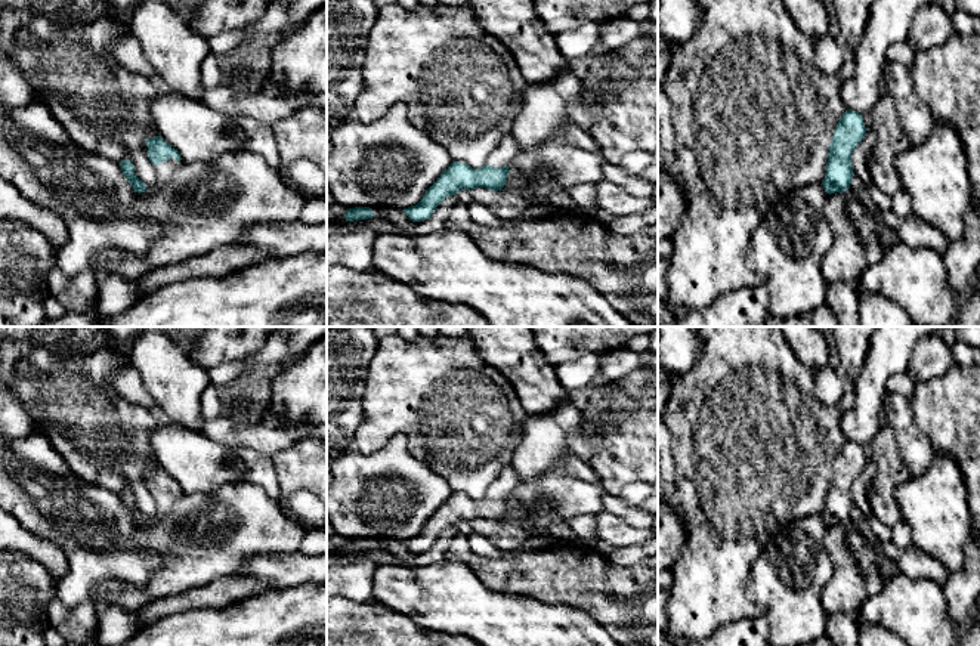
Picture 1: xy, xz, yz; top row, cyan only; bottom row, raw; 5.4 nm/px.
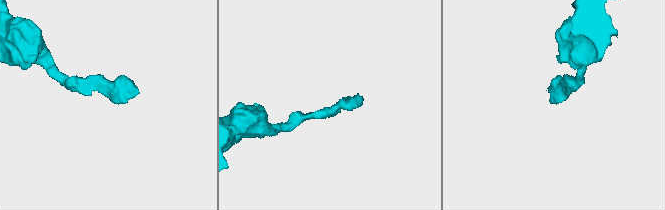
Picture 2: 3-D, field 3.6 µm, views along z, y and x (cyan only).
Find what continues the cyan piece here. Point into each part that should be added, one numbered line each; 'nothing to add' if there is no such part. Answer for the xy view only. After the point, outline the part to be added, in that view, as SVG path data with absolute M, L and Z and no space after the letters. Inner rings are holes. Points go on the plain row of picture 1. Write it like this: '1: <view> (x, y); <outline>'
1: xy (164, 501); M171 488L169 492L163 492L155 497L157 501L157 513L154 516L146 517L148 525L155 526L161 522L161 519L170 511L171 506L182 497L182 491L176 492Z

